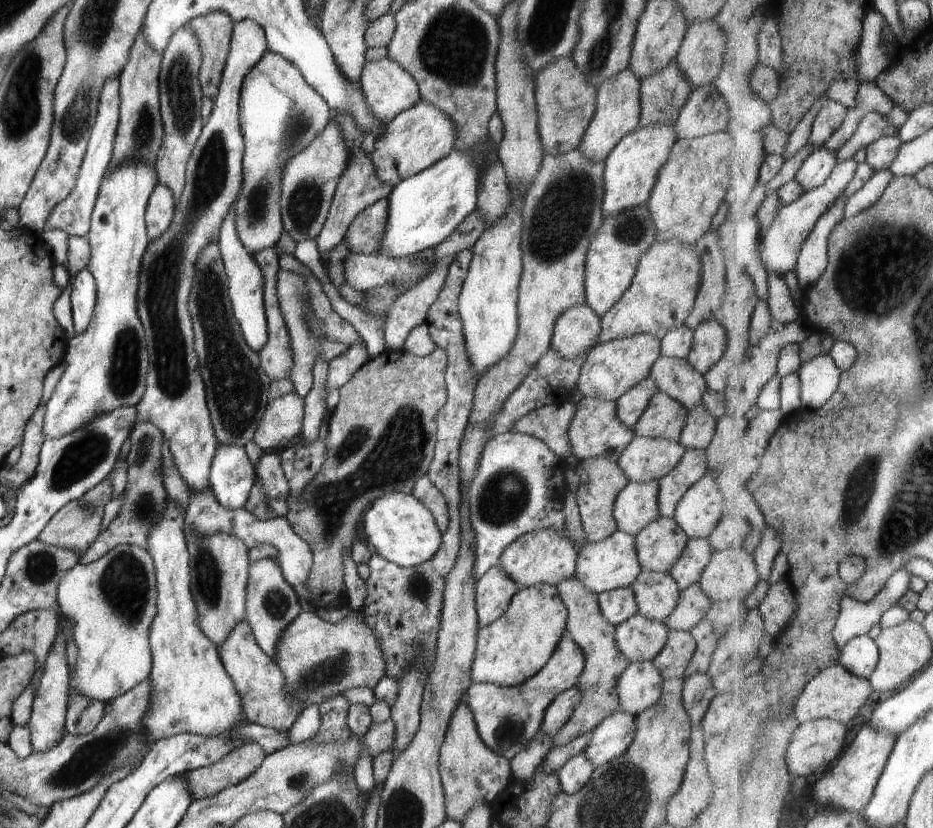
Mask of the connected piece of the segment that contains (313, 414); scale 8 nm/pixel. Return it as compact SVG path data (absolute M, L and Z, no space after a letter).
M320 359L313 368L313 385L310 392L304 397L305 415L299 435L300 440L312 442L318 438L327 408L325 397L326 379L329 361Z

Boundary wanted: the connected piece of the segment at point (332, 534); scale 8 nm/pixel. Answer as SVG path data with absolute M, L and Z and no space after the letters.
M436 347L429 355L419 357L406 350L392 350L386 348L377 357L370 358L368 362L364 363L355 373L354 376L344 385L339 388L339 402L333 410L328 422L328 436L327 442L327 455L324 464L316 473L316 476L309 482L304 492L301 492L300 497L292 497L291 493L287 498L289 512L285 519L291 524L292 530L302 537L306 544L313 552L313 567L308 573L307 587L309 590L309 597L316 608L318 607L337 607L346 601L346 585L343 573L342 555L348 553L351 549L354 536L356 534L356 524L362 516L362 512L369 508L369 506L377 499L390 493L404 493L411 494L414 483L422 475L426 475L433 459L435 451L435 444L437 443L437 414L444 408L448 400L447 388L445 385L445 370L449 358L447 352L440 347Z

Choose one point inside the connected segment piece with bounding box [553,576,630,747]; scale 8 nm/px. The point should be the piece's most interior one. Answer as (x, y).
(586, 626)

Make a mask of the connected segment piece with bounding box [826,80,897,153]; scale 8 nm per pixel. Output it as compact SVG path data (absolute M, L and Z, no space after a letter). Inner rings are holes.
M864 81L859 84L858 106L849 110L847 121L836 131L836 134L827 142L826 146L832 153L837 153L848 140L858 132L862 119L868 113L882 113L882 116L892 116L896 106L895 100L876 81Z

